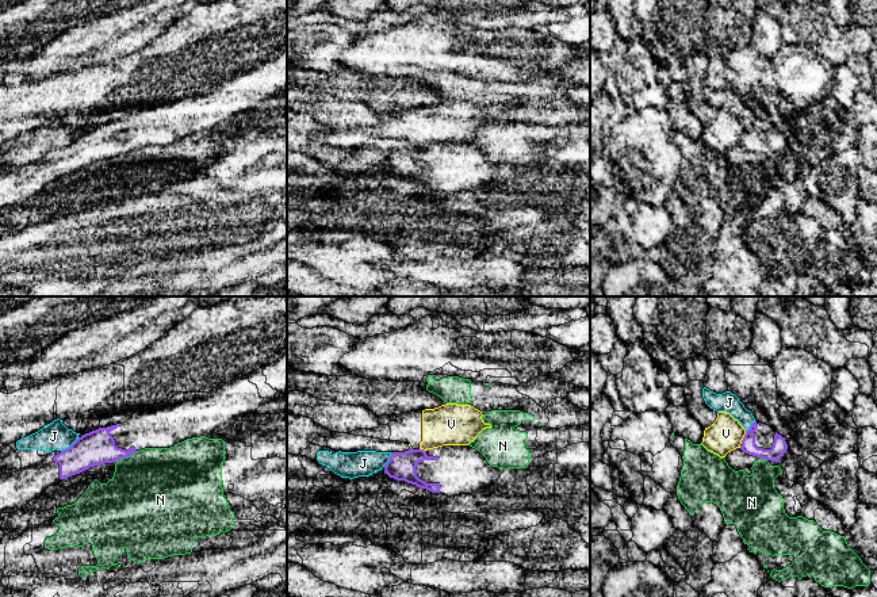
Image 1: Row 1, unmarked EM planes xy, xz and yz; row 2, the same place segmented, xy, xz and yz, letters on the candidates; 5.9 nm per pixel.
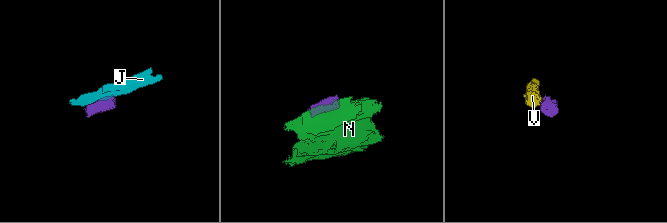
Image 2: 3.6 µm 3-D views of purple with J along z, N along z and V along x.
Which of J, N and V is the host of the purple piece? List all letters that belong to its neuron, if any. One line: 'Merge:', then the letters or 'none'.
Merge: none

